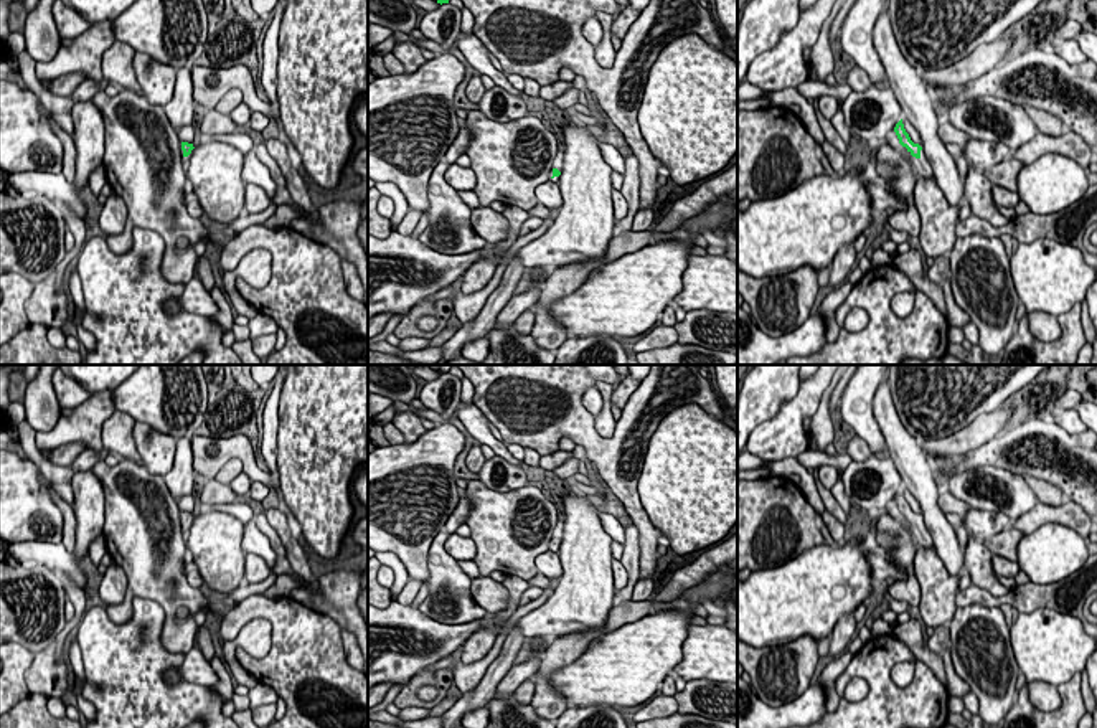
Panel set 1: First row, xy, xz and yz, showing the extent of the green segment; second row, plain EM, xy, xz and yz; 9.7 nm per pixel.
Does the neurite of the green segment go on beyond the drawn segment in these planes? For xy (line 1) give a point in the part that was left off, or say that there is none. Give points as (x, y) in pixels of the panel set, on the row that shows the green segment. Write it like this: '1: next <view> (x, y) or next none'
1: next none

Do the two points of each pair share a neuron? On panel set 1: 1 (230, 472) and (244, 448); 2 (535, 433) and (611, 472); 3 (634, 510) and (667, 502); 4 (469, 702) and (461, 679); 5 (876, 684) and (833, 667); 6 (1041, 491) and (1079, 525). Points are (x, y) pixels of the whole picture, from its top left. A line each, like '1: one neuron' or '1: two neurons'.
1: two neurons
2: one neuron
3: two neurons
4: two neurons
5: two neurons
6: two neurons

